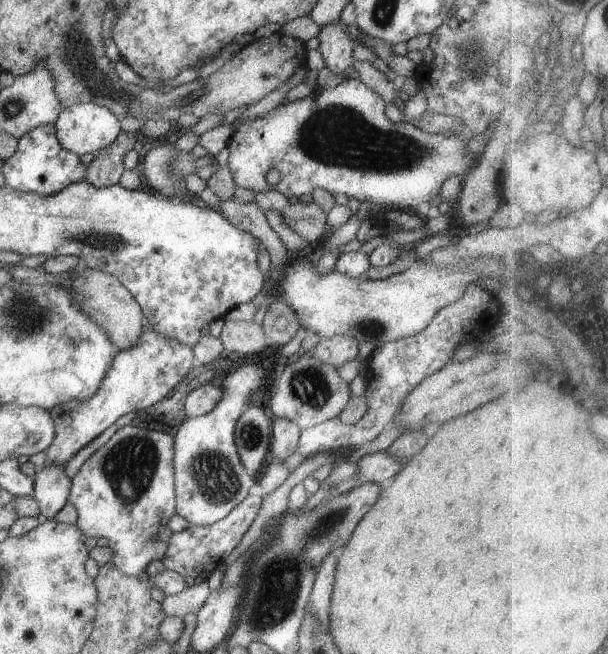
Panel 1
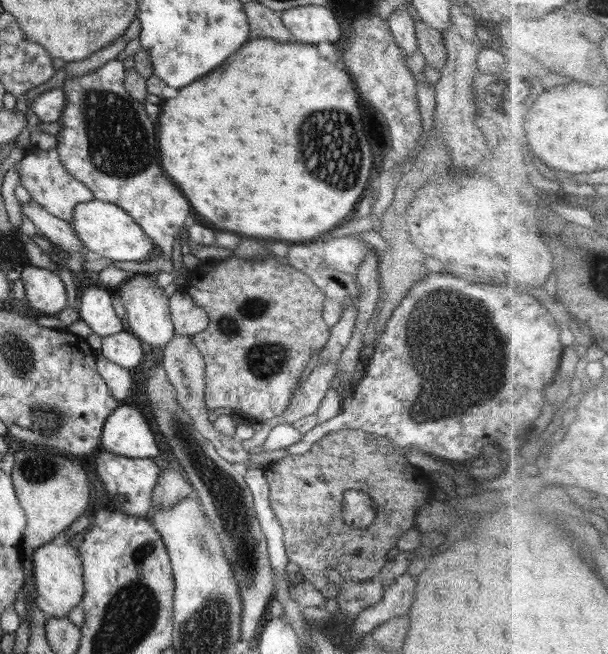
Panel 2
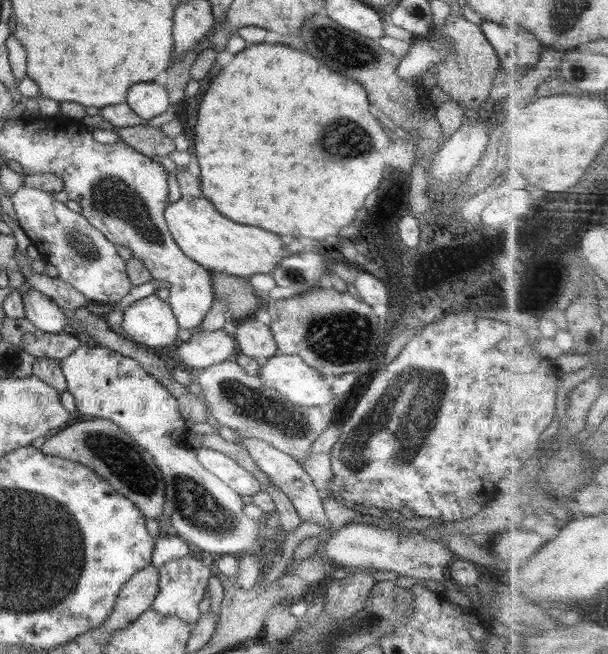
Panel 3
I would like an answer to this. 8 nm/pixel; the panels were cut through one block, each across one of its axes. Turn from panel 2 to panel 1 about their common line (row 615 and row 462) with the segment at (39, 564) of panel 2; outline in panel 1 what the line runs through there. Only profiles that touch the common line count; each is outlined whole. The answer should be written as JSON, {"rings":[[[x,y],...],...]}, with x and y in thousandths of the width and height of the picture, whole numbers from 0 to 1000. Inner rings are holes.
{"rings":[[[238,497],[224,528],[194,535],[191,547],[179,558],[171,581],[158,602],[145,612],[115,612],[92,619],[82,627],[90,648],[92,667],[74,688],[76,708],[102,713],[174,654],[184,651],[197,636],[214,630],[230,630],[263,615],[283,599],[309,569],[322,560],[317,531],[299,526],[296,520],[270,517],[250,498]]]}

